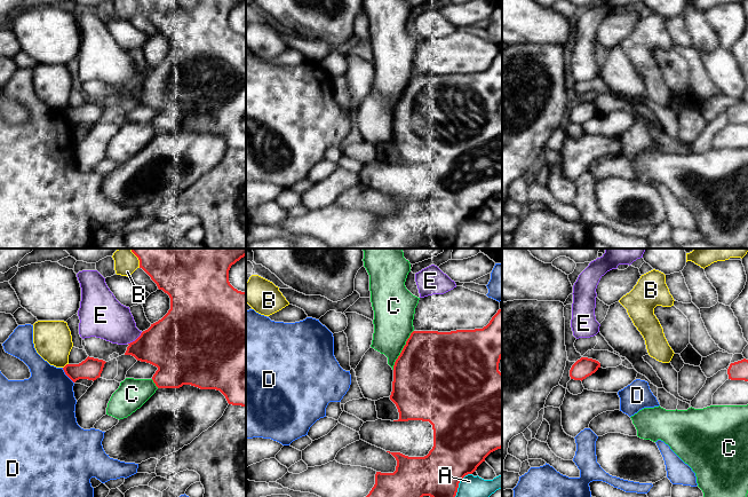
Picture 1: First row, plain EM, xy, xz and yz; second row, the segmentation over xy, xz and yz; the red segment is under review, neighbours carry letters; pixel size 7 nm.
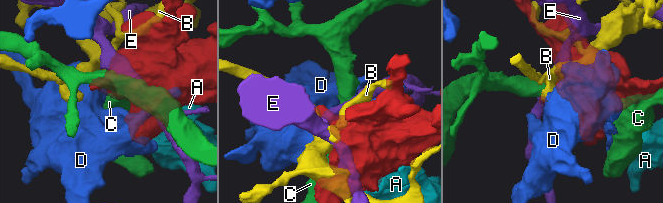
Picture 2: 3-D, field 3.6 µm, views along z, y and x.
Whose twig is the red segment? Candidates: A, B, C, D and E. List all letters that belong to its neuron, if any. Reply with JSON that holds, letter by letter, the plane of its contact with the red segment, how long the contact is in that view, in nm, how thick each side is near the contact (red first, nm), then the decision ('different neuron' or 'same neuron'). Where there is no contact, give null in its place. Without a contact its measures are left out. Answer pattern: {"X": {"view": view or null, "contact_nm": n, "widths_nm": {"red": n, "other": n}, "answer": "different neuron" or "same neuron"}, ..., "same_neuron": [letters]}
{"A": {"view": "xz", "contact_nm": 260, "widths_nm": {"red": 360, "other": 180}, "answer": "different neuron"}, "B": {"view": "xy", "contact_nm": 50, "widths_nm": {"red": 150, "other": 280}, "answer": "different neuron"}, "C": {"view": "xz", "contact_nm": 320, "widths_nm": {"red": 500, "other": 280}, "answer": "different neuron"}, "D": {"view": "xy", "contact_nm": 140, "widths_nm": {"red": 150, "other": 420}, "answer": "different neuron"}, "E": {"view": "xy", "contact_nm": 130, "widths_nm": {"red": 380, "other": 280}, "answer": "different neuron"}, "same_neuron": []}

